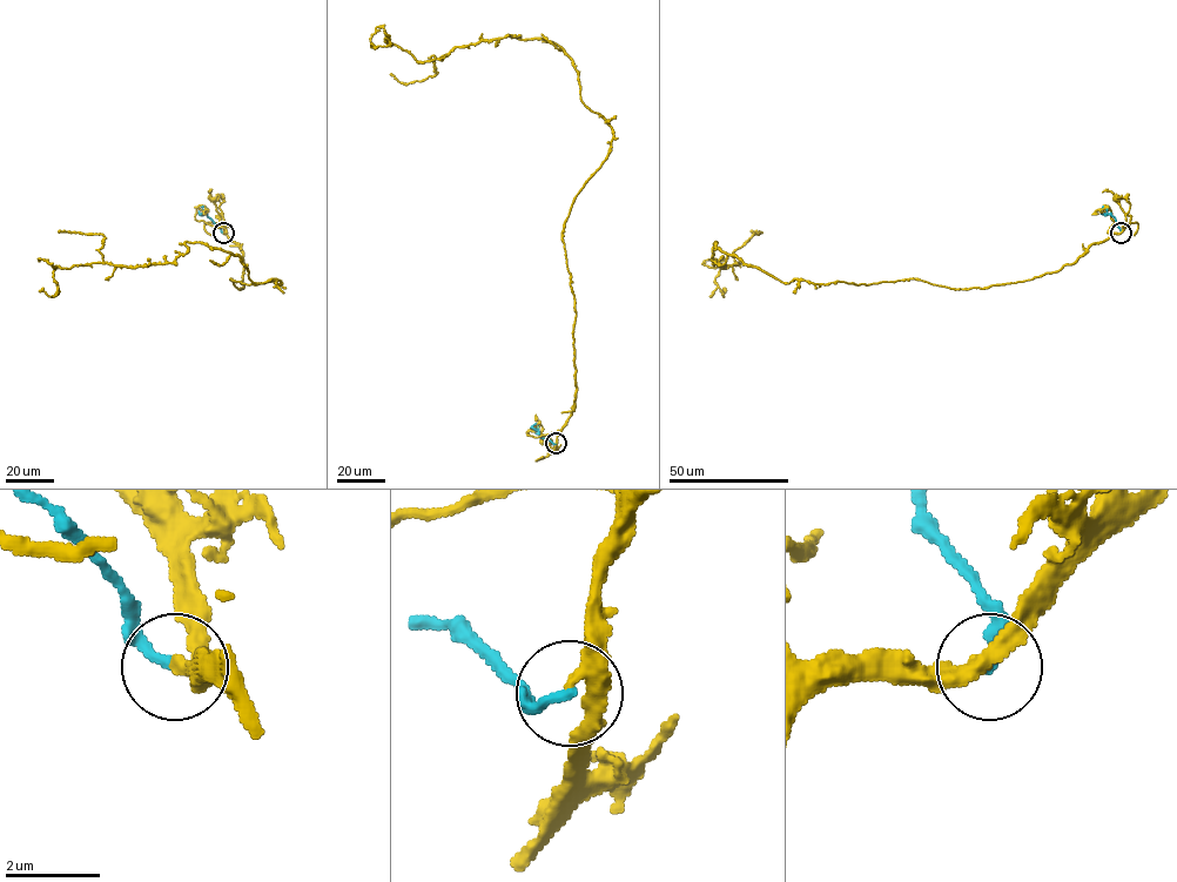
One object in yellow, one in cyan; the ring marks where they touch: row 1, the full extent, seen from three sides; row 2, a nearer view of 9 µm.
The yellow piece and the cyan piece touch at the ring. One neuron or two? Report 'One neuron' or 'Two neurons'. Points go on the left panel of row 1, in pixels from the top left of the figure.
Two neurons

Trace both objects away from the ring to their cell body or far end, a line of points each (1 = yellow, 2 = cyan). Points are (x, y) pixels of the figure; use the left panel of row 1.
1: (223, 233), (237, 289), (281, 283), (186, 241), (172, 262), (58, 267), (58, 293), (40, 290)
2: (223, 233), (201, 207)

